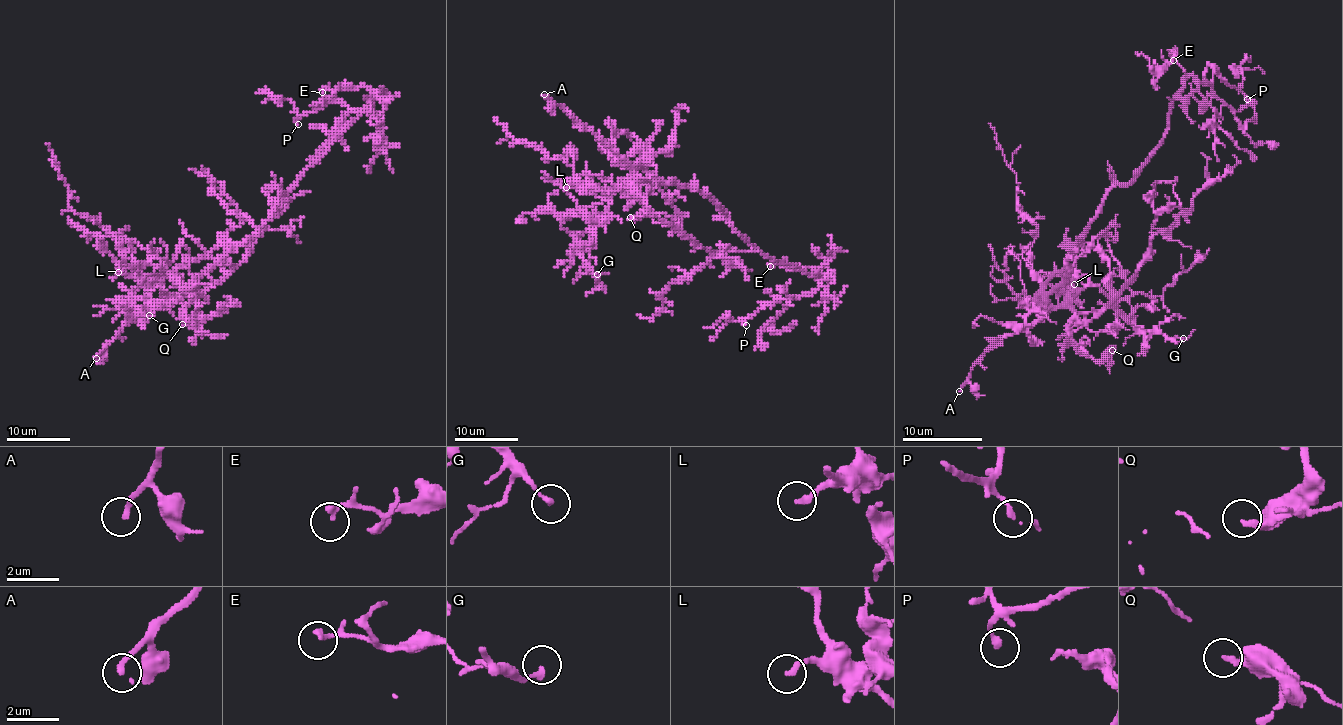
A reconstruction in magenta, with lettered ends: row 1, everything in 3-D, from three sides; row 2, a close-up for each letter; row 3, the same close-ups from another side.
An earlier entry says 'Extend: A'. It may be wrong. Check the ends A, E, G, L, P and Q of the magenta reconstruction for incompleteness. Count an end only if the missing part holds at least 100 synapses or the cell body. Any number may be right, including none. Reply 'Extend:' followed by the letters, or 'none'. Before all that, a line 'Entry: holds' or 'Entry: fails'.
Entry: holds
Extend: A

